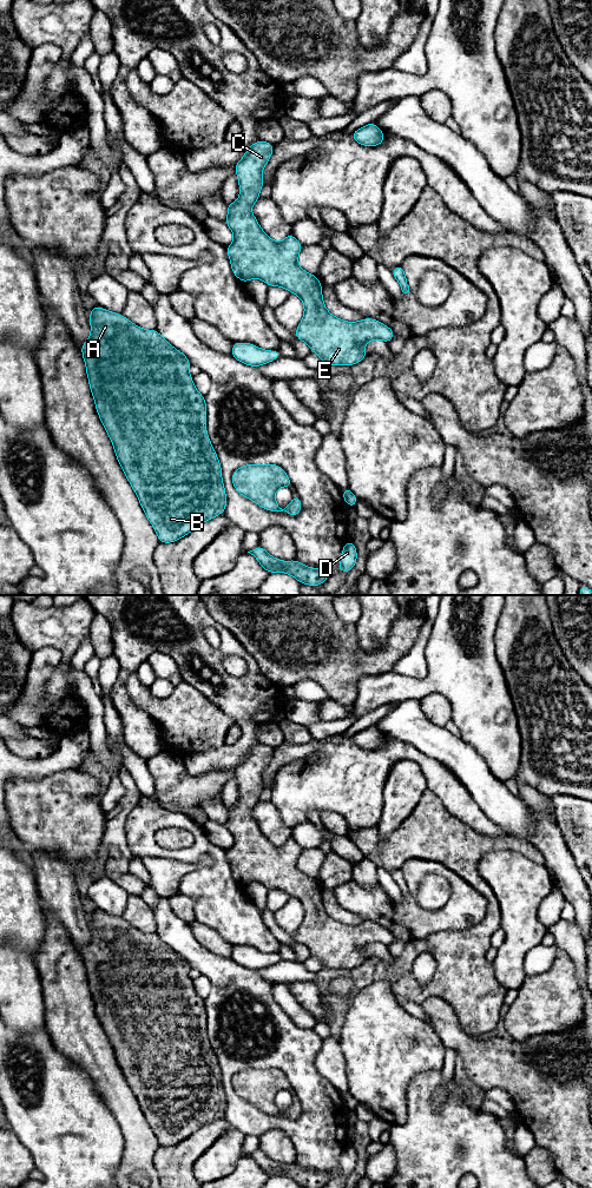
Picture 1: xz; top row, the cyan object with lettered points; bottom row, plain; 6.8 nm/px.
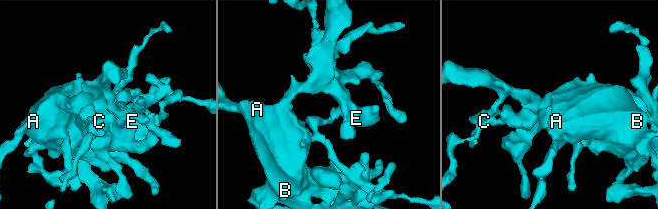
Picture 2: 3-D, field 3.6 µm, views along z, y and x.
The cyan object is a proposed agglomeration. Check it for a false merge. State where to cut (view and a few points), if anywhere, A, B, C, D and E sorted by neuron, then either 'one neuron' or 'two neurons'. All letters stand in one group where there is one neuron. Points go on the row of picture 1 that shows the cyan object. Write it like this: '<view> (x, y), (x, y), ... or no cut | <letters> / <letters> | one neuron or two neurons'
no cut | A B C D E | one neuron

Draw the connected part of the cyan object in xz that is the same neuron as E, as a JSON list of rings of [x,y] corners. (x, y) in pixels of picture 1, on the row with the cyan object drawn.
[[[257,140],[235,166],[241,194],[233,204],[225,203],[225,223],[233,233],[233,242],[226,248],[232,273],[243,283],[258,278],[298,296],[304,315],[295,337],[304,341],[324,364],[357,364],[366,358],[363,346],[369,341],[389,343],[394,331],[377,319],[346,322],[333,316],[324,306],[320,279],[298,266],[303,245],[292,233],[283,242],[274,242],[261,229],[251,207],[259,199],[262,171],[272,151],[272,144]]]

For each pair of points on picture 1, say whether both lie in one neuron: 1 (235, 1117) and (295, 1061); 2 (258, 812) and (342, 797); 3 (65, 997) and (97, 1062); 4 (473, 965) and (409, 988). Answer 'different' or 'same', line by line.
1: same
2: different
3: same
4: same

